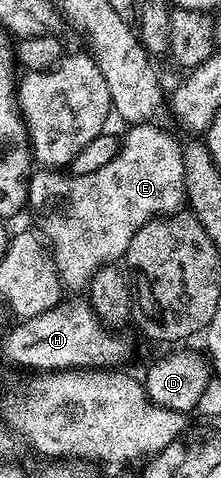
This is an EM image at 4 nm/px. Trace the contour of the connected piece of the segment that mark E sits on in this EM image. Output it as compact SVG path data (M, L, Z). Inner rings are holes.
M137 123L130 129L133 130L123 137L123 144L118 148L115 159L107 163L107 167L99 167L99 171L91 171L87 175L41 167L28 180L28 204L41 205L45 212L43 237L53 258L53 265L57 268L57 275L66 290L84 290L95 271L124 258L127 243L131 243L131 235L135 235L139 227L155 217L178 212L186 204L183 167L185 151L182 142L177 142L167 130L160 129L157 123Z

